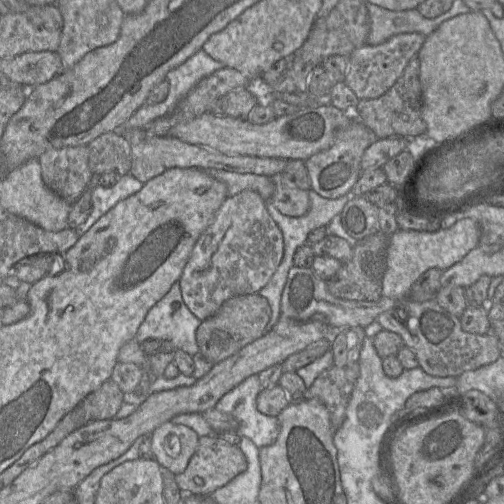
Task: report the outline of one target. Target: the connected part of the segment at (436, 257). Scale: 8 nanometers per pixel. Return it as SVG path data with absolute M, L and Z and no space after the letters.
M462 218L448 228L435 232L398 229L390 236L387 266L382 280L382 296L394 299L407 298L413 283L428 269L444 271L477 247L481 236L480 225L471 218Z

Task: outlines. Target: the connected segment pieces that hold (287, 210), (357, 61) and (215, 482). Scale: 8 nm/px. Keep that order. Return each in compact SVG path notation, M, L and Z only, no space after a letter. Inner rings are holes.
M278 173L271 176L274 183L274 193L271 202L282 214L291 217L301 217L309 210L308 190L298 188L295 183Z
M416 32L397 34L382 44L364 45L354 50L349 56L349 71L345 84L359 100L376 99L384 95L400 78L410 60L417 56L426 37Z
M213 433L199 437L197 448L182 473L175 476L180 490L197 496L210 496L247 468L247 458L238 445L216 438Z

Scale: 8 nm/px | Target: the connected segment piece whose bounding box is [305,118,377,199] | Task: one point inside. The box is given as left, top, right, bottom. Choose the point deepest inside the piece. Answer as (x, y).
(333, 172)

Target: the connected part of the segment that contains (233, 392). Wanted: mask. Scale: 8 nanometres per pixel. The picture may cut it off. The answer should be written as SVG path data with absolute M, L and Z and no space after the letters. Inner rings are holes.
M253 374L224 394L215 404L217 410L230 413L237 419L241 437L249 438L258 448L271 445L280 430L276 416L265 415L257 409L256 399L261 390L259 376Z

